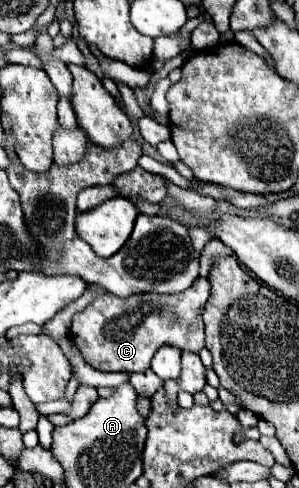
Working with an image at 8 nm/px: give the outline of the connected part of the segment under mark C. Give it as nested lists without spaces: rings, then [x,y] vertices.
[[[197,278],[191,288],[179,294],[137,294],[129,298],[119,298],[115,294],[103,294],[95,298],[85,310],[73,316],[71,324],[71,340],[81,350],[83,360],[93,366],[95,370],[103,372],[145,372],[157,348],[171,344],[179,350],[199,352],[205,346],[205,332],[203,332],[203,306],[209,298],[209,280]]]

